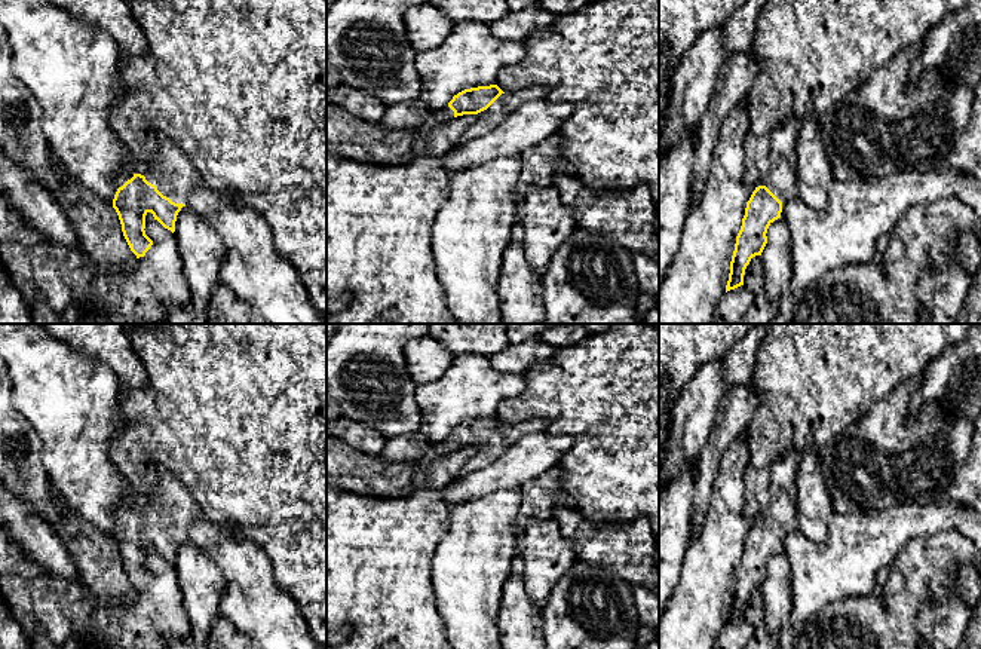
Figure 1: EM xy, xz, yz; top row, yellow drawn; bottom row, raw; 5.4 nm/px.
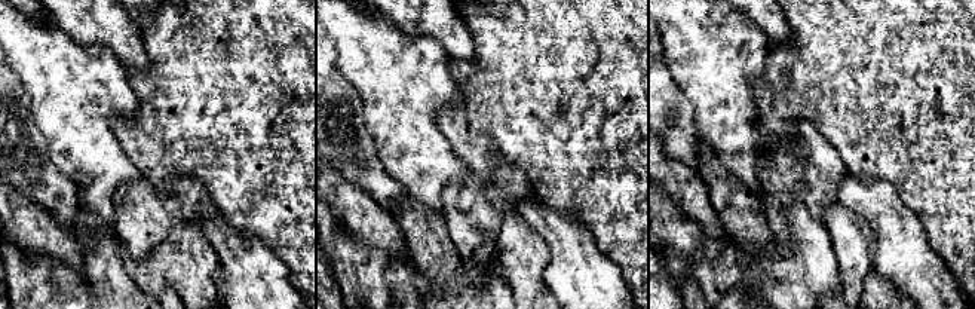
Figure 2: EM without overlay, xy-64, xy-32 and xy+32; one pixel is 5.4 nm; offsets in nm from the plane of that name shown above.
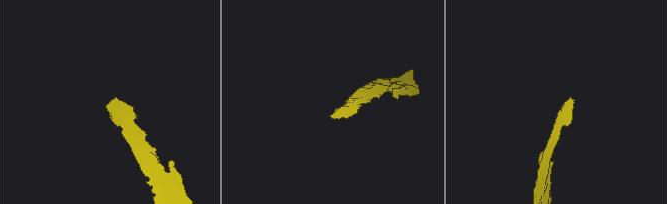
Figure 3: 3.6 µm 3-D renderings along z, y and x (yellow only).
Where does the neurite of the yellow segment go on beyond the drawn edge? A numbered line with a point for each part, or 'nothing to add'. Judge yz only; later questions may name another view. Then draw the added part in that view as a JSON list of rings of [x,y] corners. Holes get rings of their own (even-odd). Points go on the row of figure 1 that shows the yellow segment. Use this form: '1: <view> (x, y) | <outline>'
1: yz (781, 180) | [[[790,117],[770,135],[769,174],[766,186],[782,203],[798,198],[795,180],[795,141],[801,128],[801,119]]]

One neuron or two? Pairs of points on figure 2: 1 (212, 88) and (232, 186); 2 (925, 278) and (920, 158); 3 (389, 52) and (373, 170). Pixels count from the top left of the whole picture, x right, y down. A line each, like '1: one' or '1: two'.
1: one
2: two
3: two

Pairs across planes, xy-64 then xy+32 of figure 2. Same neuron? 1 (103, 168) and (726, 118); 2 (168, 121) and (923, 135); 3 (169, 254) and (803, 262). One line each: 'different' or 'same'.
1: same
2: same
3: different

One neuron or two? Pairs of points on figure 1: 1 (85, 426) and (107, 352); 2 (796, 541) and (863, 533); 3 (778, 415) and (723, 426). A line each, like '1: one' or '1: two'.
1: two
2: one
3: two

